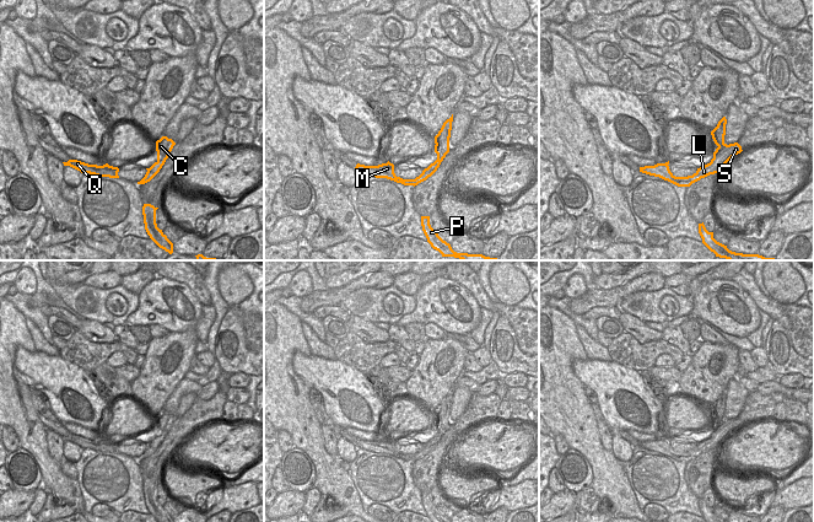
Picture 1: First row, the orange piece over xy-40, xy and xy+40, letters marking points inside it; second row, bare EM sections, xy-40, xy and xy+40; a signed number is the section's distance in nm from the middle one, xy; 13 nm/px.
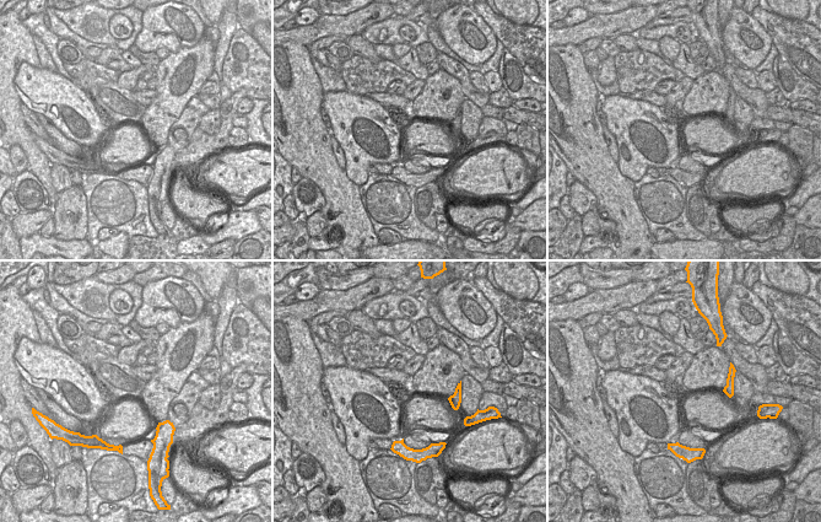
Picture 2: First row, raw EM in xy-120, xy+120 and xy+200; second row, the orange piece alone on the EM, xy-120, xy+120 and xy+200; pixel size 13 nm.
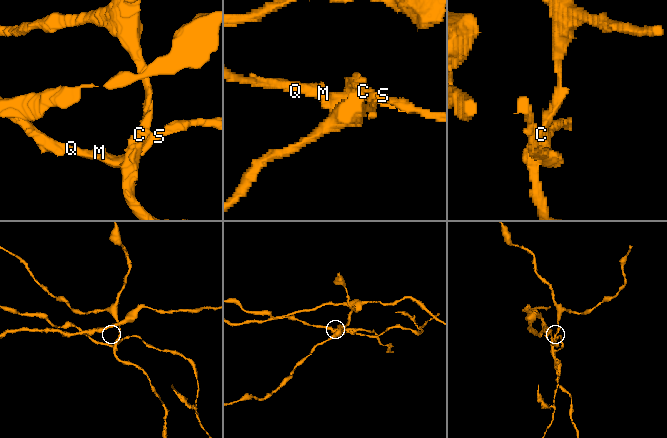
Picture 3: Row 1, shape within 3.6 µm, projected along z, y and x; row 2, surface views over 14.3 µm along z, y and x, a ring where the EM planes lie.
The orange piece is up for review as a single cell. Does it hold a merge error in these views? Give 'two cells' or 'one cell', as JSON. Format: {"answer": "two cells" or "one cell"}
{"answer": "two cells"}

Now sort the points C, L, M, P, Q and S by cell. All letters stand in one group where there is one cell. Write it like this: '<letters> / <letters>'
C P / L M Q S

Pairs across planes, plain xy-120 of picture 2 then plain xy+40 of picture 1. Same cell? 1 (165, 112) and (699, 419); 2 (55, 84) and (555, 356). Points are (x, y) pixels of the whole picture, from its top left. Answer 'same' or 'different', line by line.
1: different
2: different

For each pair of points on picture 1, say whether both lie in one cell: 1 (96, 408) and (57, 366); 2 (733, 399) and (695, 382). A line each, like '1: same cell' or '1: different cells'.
1: same cell
2: different cells

